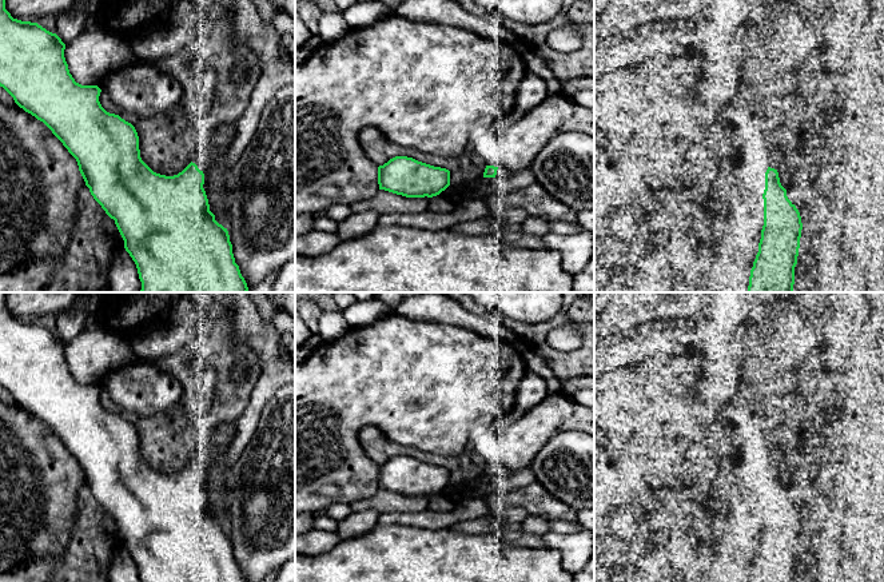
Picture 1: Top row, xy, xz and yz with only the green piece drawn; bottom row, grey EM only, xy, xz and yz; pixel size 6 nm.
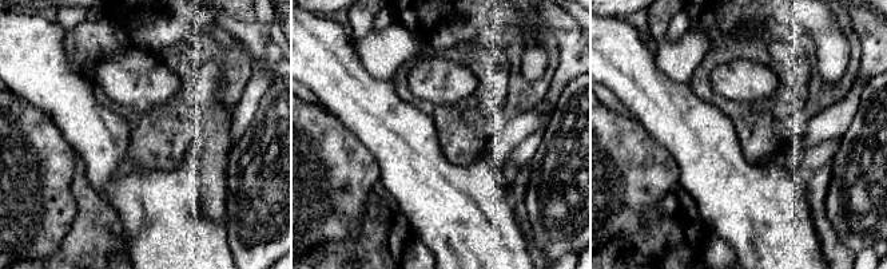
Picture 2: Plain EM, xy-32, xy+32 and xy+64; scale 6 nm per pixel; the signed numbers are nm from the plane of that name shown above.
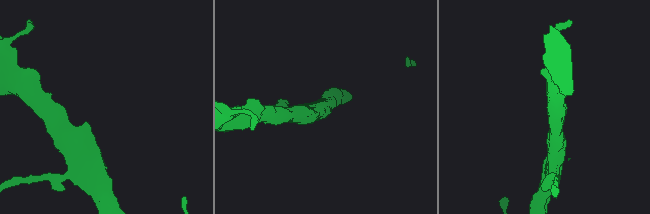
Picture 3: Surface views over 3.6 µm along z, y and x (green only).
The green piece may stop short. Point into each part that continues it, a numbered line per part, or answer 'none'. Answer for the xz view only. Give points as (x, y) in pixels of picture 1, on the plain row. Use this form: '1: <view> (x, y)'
1: xz (501, 471)

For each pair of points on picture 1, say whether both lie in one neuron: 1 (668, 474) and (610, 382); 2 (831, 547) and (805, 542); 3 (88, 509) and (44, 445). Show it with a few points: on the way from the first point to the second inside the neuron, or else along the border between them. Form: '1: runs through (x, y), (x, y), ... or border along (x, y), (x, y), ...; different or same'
1: runs through (668, 451), (668, 443), (661, 433), (633, 405); same
2: border along (829, 515), (816, 547), (815, 559), (817, 567); different
3: border along (80, 473), (76, 494), (76, 521), (74, 523); different

